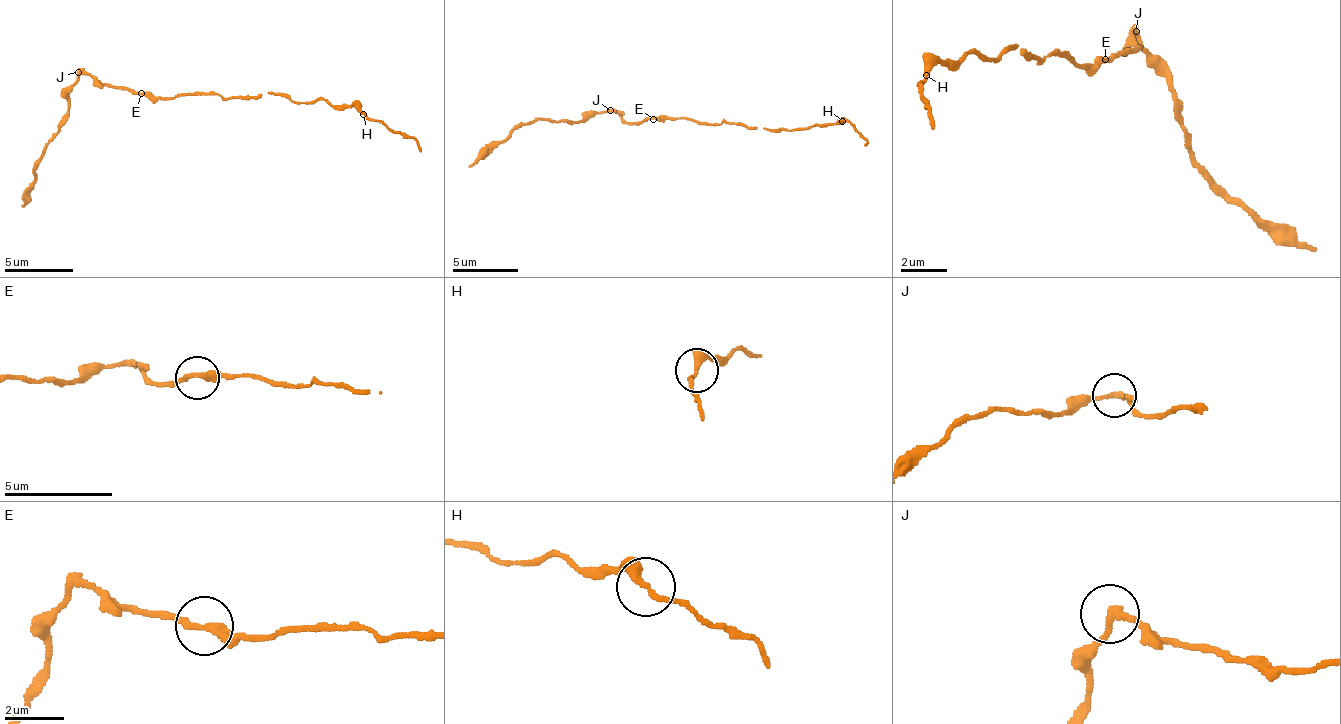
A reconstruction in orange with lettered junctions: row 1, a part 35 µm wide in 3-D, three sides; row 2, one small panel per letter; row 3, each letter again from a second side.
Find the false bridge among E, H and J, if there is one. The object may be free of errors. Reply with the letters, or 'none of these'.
J

